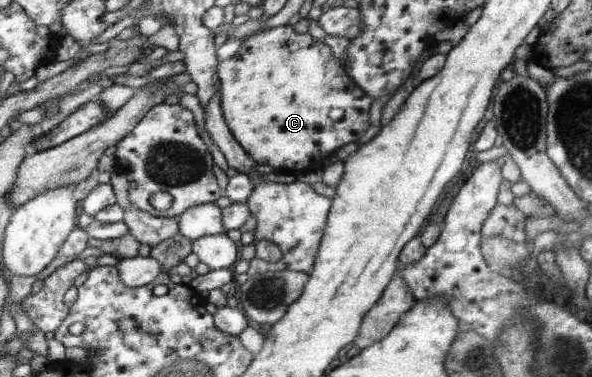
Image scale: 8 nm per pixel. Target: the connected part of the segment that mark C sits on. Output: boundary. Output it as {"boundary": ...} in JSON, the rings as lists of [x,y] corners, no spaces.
{"boundary":[[[283,25],[280,27],[272,28],[268,31],[256,32],[246,39],[243,39],[242,48],[238,51],[238,54],[234,58],[228,60],[219,61],[218,66],[219,73],[219,95],[222,98],[223,117],[230,127],[234,138],[238,141],[238,144],[259,164],[268,164],[273,166],[276,171],[302,173],[312,172],[314,170],[323,170],[326,165],[323,160],[335,155],[336,150],[344,144],[350,144],[350,142],[358,142],[358,139],[366,132],[369,123],[369,110],[370,105],[374,98],[368,95],[359,86],[356,86],[354,79],[347,73],[346,67],[339,58],[335,57],[334,51],[327,45],[326,42],[317,41],[310,34],[301,34],[296,32],[294,25]]]}

